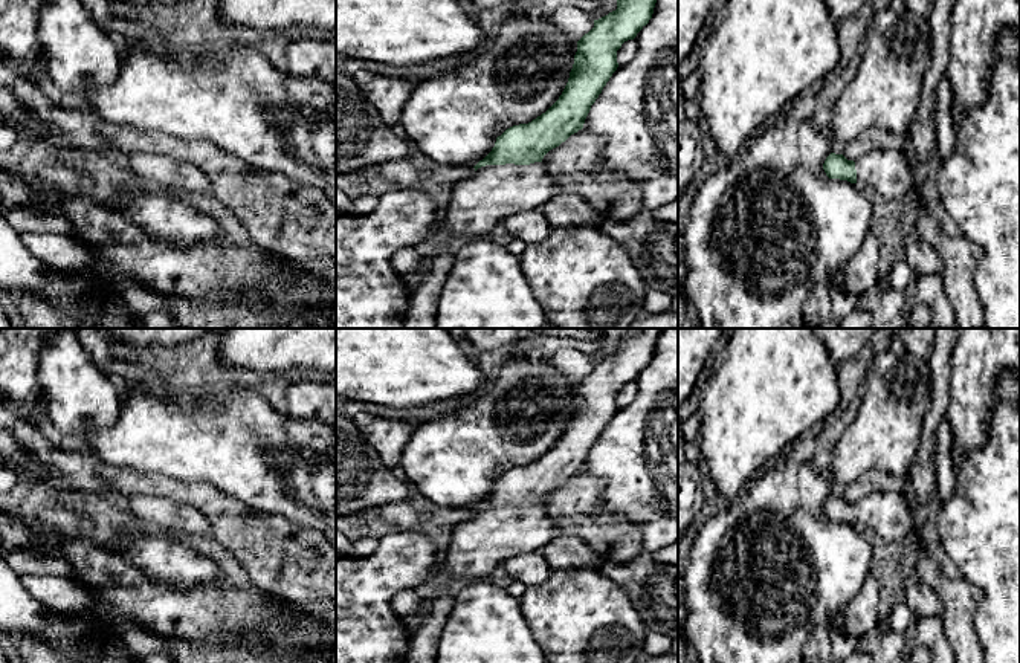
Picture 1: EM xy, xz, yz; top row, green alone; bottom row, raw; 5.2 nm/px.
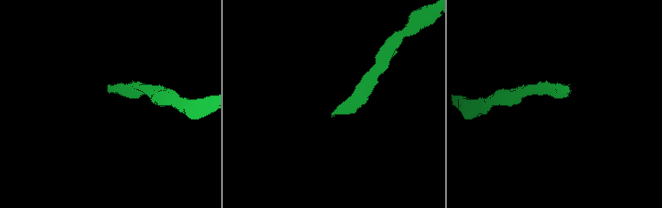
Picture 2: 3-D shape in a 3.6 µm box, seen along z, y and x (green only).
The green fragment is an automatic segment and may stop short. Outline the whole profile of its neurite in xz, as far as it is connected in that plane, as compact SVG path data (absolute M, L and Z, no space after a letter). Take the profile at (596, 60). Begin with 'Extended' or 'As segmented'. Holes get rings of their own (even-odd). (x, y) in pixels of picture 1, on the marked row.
Extended. M617 0L617 9L594 20L594 27L577 41L574 64L559 99L528 124L507 128L496 137L492 151L473 168L475 174L455 183L438 231L449 235L487 235L513 214L537 209L554 194L556 186L542 163L544 156L583 128L585 119L603 87L617 70L617 50L649 23L657 0Z

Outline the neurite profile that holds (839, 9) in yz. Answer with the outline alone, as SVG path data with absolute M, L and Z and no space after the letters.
M823 0L835 23L852 17L866 0Z

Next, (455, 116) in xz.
M536 11L508 17L499 31L486 40L473 61L449 66L441 73L415 84L400 113L409 142L438 163L476 165L495 147L496 137L507 128L528 124L545 113L562 95L574 64L577 41L571 43L551 21L551 15Z

